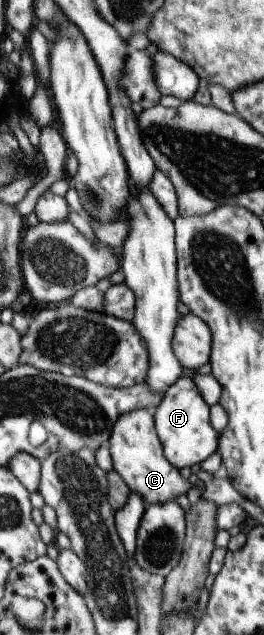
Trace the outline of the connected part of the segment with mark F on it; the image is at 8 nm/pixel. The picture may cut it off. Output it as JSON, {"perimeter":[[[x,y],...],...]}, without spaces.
{"perimeter":[[[190,373],[182,374],[164,390],[161,402],[153,409],[153,422],[165,460],[177,470],[199,464],[218,448],[218,436],[210,425],[209,407],[195,390]]]}

